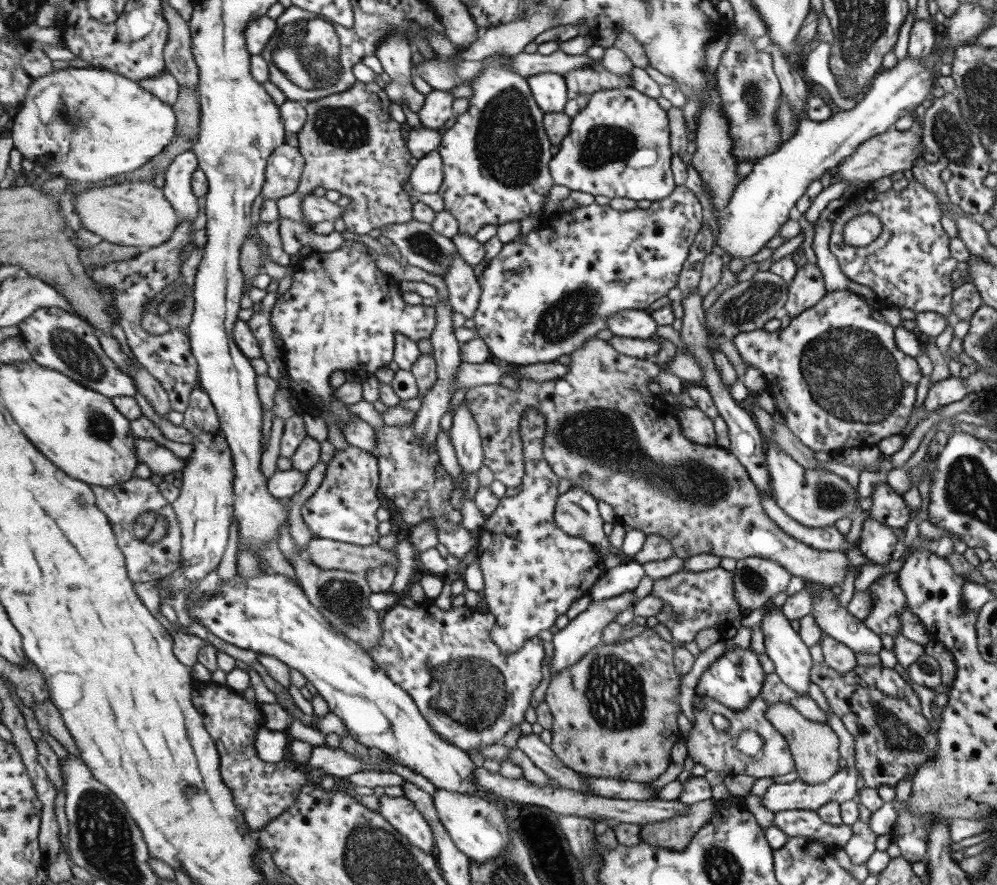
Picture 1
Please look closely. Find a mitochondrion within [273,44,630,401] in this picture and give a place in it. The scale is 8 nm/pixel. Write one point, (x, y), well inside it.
(507, 142)

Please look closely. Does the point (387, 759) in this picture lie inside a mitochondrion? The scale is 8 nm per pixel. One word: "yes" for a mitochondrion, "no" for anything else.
no

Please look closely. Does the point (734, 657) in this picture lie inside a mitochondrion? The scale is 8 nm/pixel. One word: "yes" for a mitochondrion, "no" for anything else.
no

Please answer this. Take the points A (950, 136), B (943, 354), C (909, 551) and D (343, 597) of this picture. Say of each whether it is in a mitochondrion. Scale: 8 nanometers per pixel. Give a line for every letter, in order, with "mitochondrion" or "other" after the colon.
A: mitochondrion
B: other
C: other
D: mitochondrion

